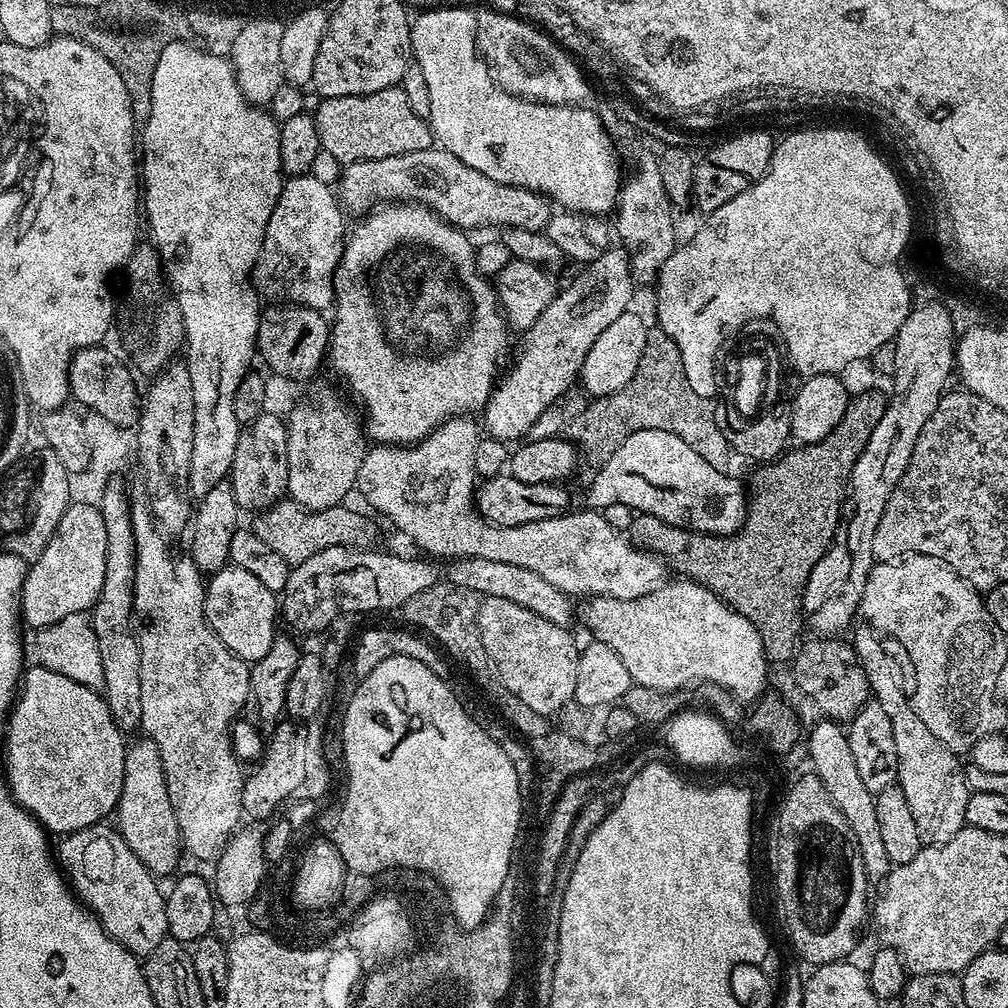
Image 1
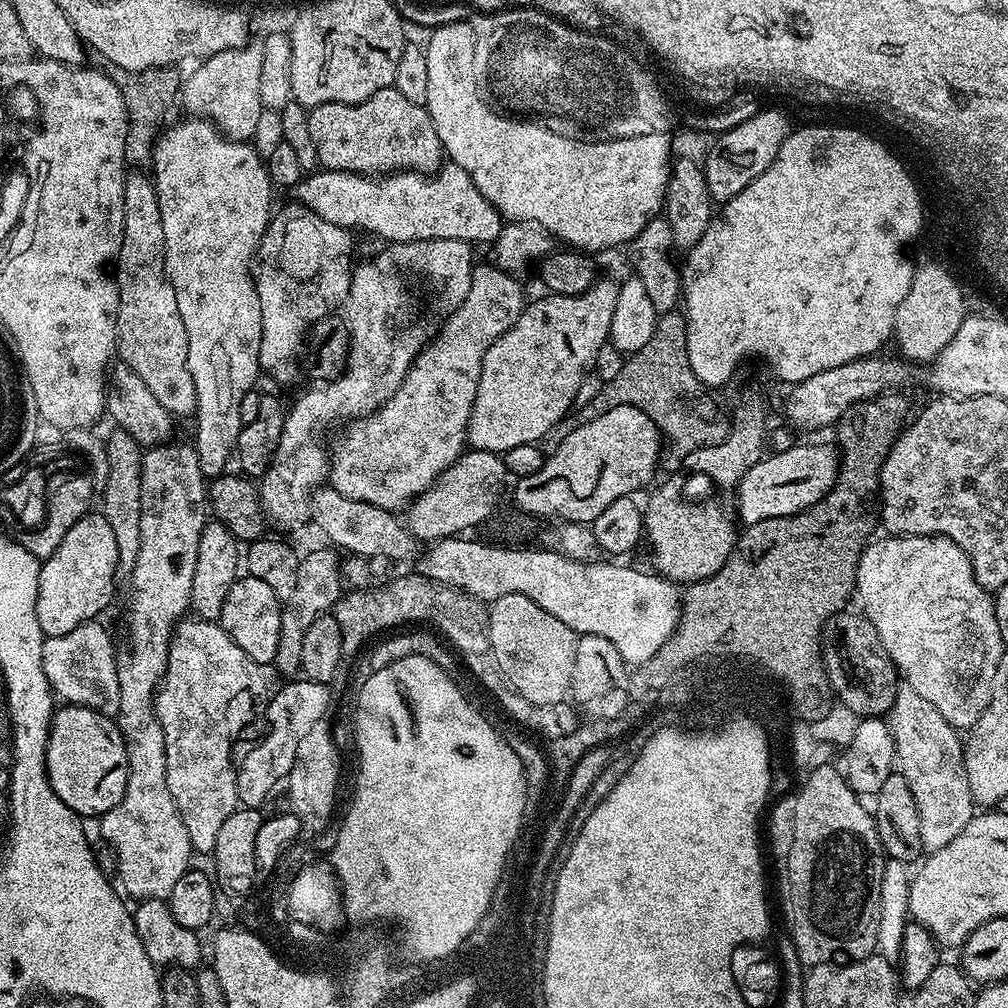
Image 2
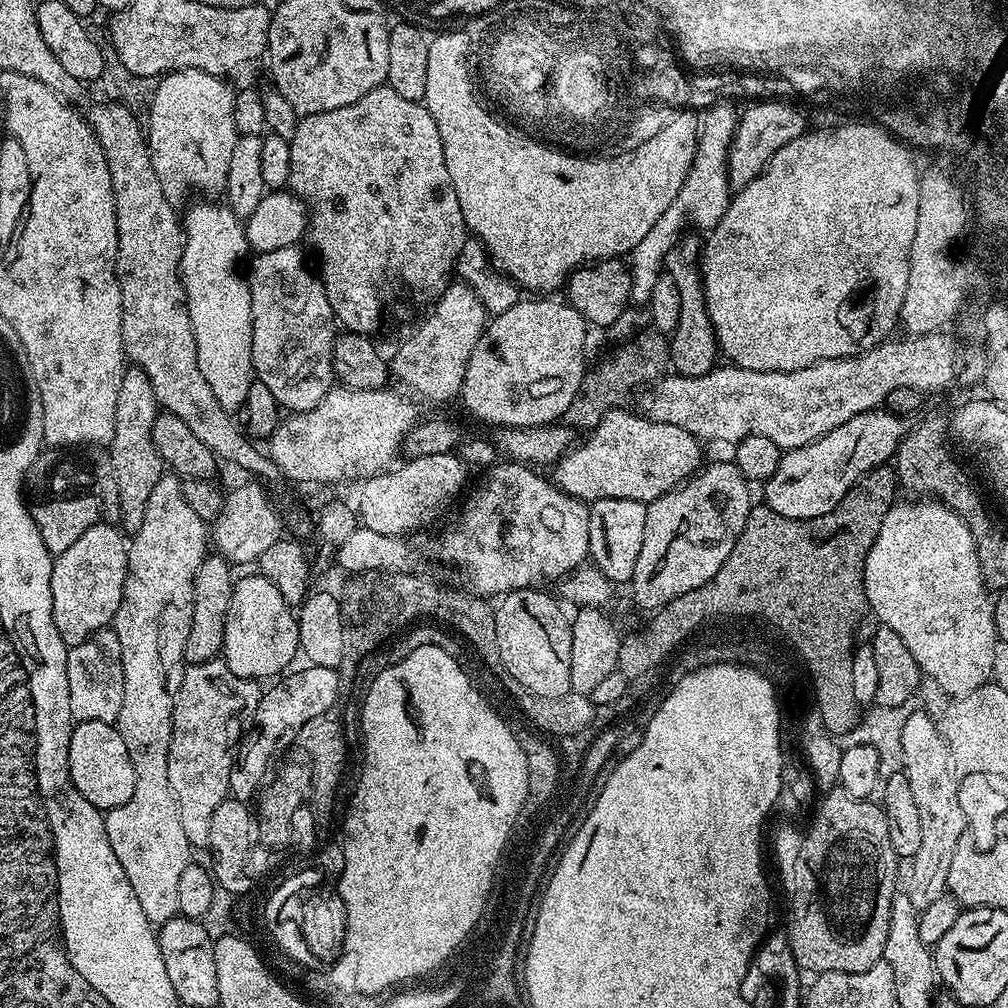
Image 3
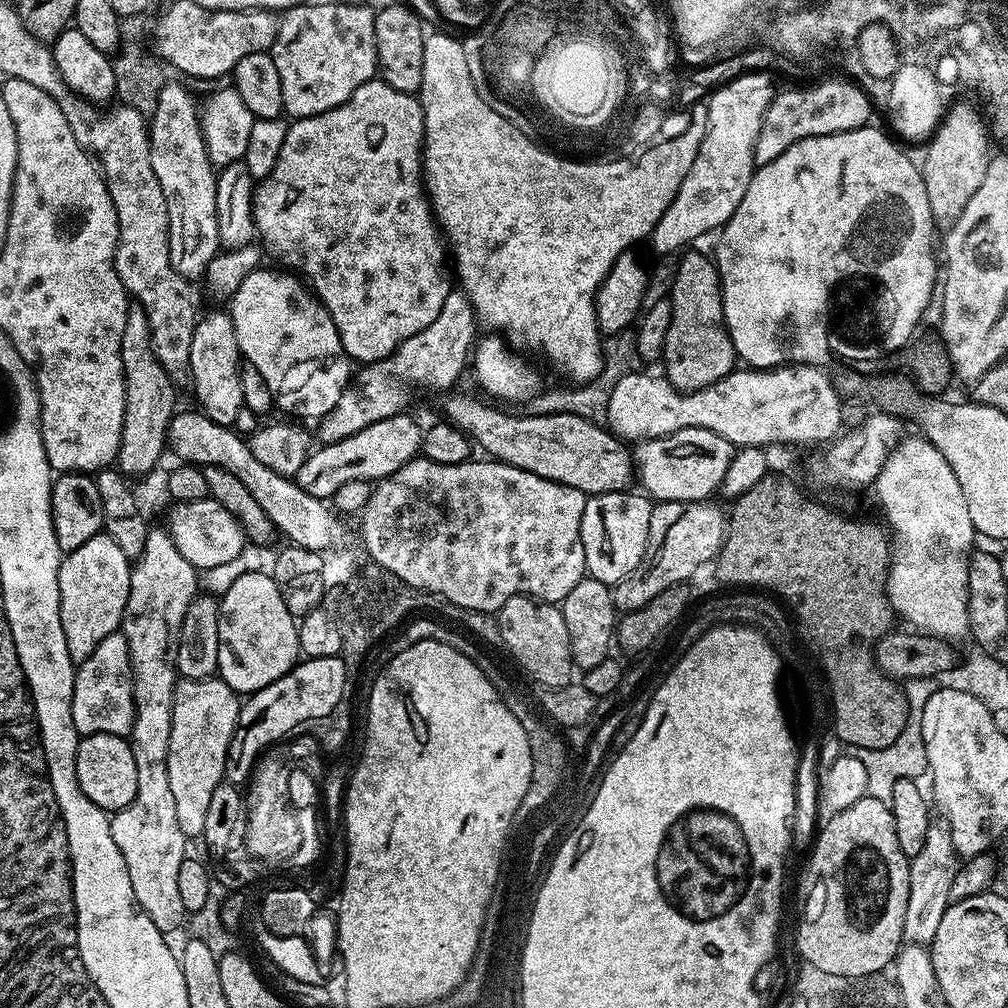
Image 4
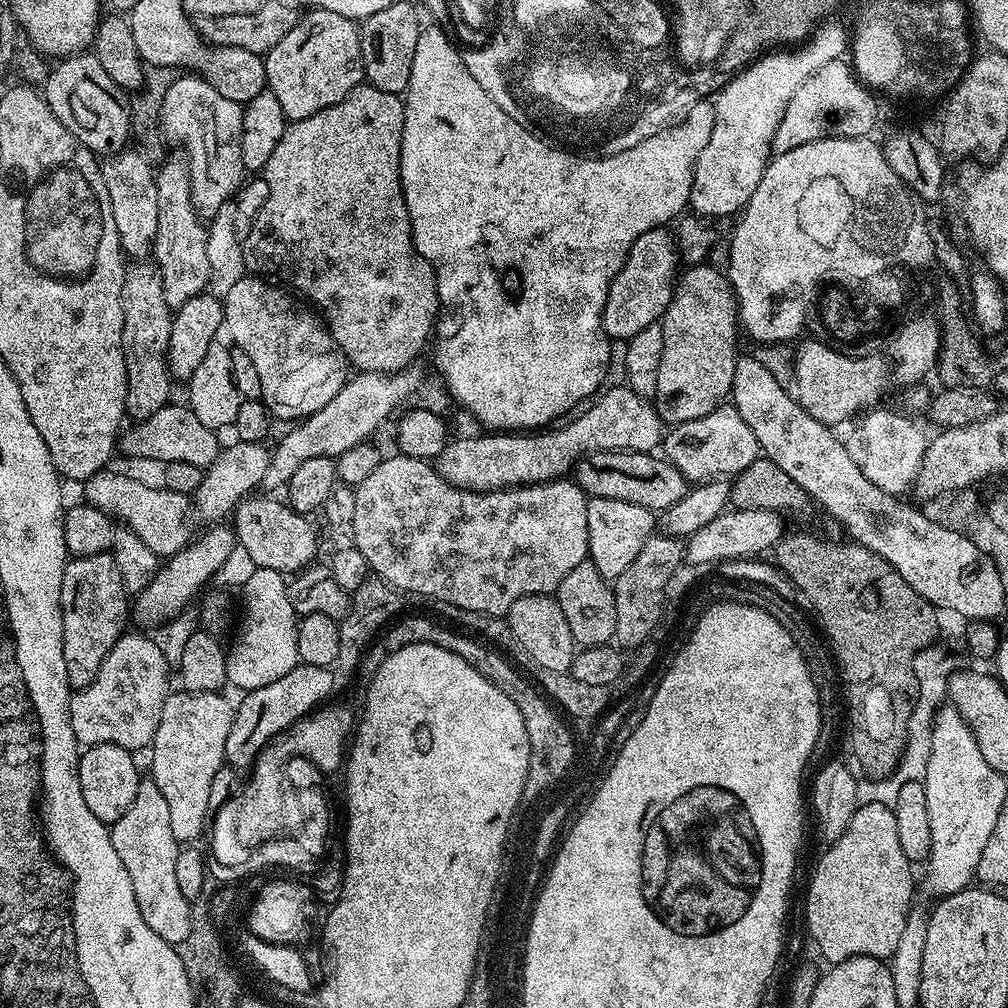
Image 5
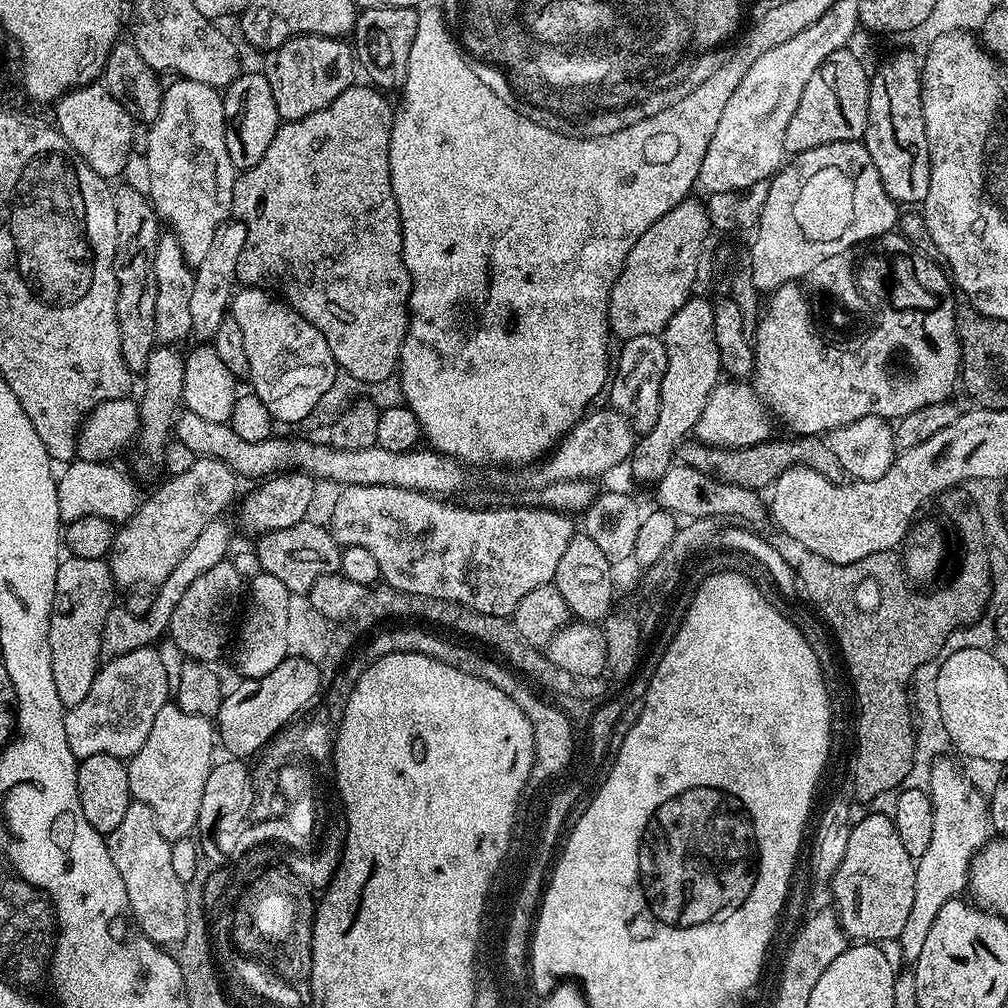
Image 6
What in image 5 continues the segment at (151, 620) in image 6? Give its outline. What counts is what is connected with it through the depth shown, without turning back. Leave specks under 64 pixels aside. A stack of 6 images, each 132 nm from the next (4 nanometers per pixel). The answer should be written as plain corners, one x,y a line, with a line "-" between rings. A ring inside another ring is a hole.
416,366
400,369
399,372
362,372
345,380
342,390
314,414
303,417
270,452
270,466
266,466
266,476
260,482
264,490
276,490
291,485
298,466
310,462
310,458
323,456
338,457
346,454
350,446
358,446
369,439
368,436
400,403
411,401
416,389
421,387
420,372
-
216,524
209,528
212,529
207,532
204,538
191,541
178,554
169,557
157,569
154,581
150,582
150,586
137,593
130,608
131,619
134,624
135,622
138,624
137,627
156,625
159,627
172,620
194,602
192,601
194,596
202,587
215,579
223,562
226,562
230,551
236,546
235,531
224,524

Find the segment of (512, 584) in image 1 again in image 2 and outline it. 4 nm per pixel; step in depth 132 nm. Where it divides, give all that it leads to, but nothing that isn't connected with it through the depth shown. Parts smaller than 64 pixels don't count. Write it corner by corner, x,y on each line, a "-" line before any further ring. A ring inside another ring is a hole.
321,486
312,494
311,523
320,527
329,545
337,549
345,548
353,557
385,556
388,560
415,561
418,556
418,541
398,519
397,513
387,508
379,508
370,502
358,502
354,498
346,498
346,494
338,494
331,486

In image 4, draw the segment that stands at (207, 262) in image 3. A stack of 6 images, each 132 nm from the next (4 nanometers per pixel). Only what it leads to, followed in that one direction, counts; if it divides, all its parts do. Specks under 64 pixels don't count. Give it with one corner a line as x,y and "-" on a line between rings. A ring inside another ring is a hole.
227,311
201,315
196,321
194,342
190,342
190,388
196,391
199,411
219,424
235,425
238,410
244,408
240,370
242,357
238,338
234,334
234,322

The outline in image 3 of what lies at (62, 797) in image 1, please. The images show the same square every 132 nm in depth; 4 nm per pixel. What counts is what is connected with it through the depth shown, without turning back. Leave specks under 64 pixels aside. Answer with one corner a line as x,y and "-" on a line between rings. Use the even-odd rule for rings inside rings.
79,721
70,734
68,769
78,794
95,808
117,808
122,802
130,802
134,795
134,762
130,762
126,742
122,742
122,734
118,734
115,724

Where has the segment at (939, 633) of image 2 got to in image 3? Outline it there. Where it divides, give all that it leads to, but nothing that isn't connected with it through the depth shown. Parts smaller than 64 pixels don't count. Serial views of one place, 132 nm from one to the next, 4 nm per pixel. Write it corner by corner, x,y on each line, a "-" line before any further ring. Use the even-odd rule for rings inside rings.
916,498
911,501
913,504
897,502
882,518
882,530
878,530
878,538
874,546
870,546
870,554
864,563
864,589
871,615
877,616
879,623
885,628
894,630
902,642
906,642
906,650
914,654
914,662
918,662
921,673
929,681
937,684
941,693
949,692
949,697
965,696
974,690
978,690
983,684
993,679
992,667
998,649
996,638
996,627
994,626
994,614
992,613
993,601
990,599
989,589
986,587
982,574
980,573
980,559
976,553
976,540
966,522
954,510
947,508
945,504
931,498

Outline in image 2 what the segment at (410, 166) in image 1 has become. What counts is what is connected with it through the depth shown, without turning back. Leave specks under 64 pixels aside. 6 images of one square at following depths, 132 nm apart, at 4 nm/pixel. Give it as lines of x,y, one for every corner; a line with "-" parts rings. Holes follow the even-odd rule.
451,162
445,163
435,174
393,172
379,178
362,176
358,172
319,171
313,176
308,174
301,179
294,189
295,199
312,211
312,215
334,226
342,226
349,230
361,228
364,232
373,232
374,235
381,236
384,242
405,244
415,240
458,238
488,246
494,238
498,238
502,227
500,211
490,202
486,202
486,198
482,198
466,170

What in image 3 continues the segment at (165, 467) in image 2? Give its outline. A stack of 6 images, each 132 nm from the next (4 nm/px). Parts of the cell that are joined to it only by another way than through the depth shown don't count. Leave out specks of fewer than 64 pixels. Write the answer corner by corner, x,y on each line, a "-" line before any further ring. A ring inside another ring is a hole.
165,474
154,485
154,491
146,501
142,527
128,544
128,577
122,590
122,602
110,625
118,634
118,642
122,646
122,710
118,710
115,725
118,734
122,734
122,742
126,742
130,762
134,762
136,781
130,802
107,809
104,825
110,846
114,854
118,854
118,862
122,862
122,870
126,870
130,890
134,890
142,905
142,914
146,914
153,926
162,925
181,915
178,882
181,881
182,870
190,862
190,845
186,833
182,831
182,818
178,818
178,806
170,786
170,738
174,730
174,702
182,686
186,667
184,647
194,614
194,578
198,574
198,566
202,566
209,544
209,525
198,518
190,502
186,502
181,477

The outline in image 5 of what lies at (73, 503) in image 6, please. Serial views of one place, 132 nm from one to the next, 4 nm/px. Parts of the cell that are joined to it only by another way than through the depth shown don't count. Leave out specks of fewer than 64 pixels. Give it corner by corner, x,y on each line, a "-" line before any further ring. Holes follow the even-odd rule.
112,471
99,472
83,481
83,499
111,516
113,521
134,530
134,534
138,534
138,538
142,538
142,542
146,542
146,546
154,550
157,558
169,558
187,547
194,536
189,497
163,486
151,488
132,476

